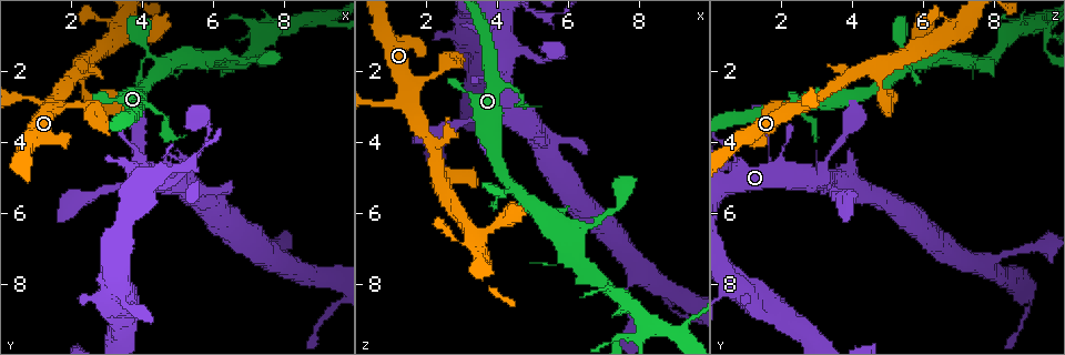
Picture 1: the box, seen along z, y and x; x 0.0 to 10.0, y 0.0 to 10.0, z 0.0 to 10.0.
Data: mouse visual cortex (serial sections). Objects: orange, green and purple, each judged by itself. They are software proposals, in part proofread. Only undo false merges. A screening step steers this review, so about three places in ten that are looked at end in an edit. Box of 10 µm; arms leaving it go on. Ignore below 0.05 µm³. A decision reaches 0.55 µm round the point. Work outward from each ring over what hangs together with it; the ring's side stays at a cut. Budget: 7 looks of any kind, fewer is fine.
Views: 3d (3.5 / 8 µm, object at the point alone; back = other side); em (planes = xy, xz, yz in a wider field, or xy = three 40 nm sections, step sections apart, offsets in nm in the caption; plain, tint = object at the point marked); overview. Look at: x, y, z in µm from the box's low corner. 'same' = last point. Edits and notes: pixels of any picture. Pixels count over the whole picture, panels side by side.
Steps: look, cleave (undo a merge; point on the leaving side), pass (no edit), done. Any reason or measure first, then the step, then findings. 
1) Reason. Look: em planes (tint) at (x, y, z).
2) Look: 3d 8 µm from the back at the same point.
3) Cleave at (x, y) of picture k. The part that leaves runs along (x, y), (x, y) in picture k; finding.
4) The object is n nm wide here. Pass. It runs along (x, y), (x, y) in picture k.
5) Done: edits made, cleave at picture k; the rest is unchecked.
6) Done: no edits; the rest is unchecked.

Thick turns thin. Look: 3d 8 µm at (4.00, 1.35, 5.35).

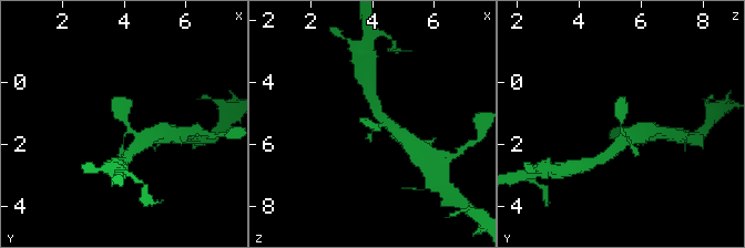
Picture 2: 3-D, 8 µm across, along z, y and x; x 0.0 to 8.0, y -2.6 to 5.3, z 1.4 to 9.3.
Look: em xy step 2 (tint) at the same point.

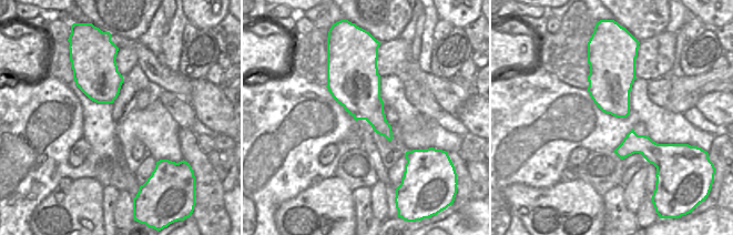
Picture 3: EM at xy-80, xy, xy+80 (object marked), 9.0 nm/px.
Pass. It runs along (139, 145), (111, 99) in picture 2; one cell here.

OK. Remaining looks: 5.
Sharp bend. Look: 3d 3.5 µm from the back at (8.20, 0.80, 9.10).

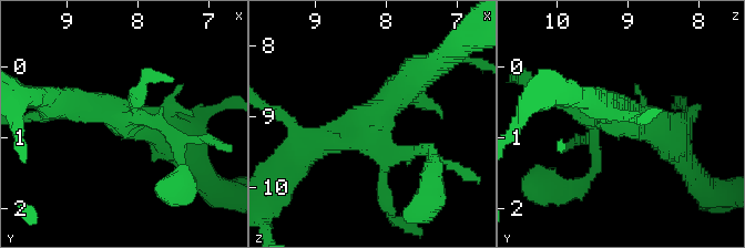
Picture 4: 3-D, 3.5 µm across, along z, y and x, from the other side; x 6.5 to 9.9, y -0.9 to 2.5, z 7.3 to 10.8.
Need the tissue. Look: em planes (tint) at (8.20, 0.75, 9.05).

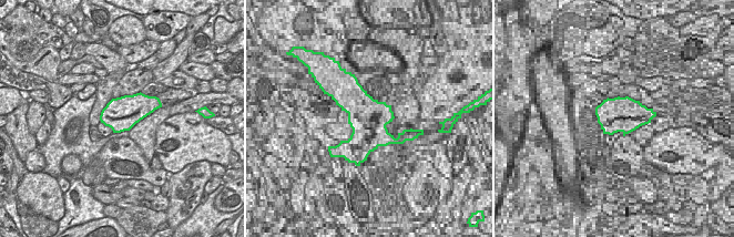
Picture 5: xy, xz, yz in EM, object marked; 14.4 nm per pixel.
Look: em xy step 2 (tint) at the same point.

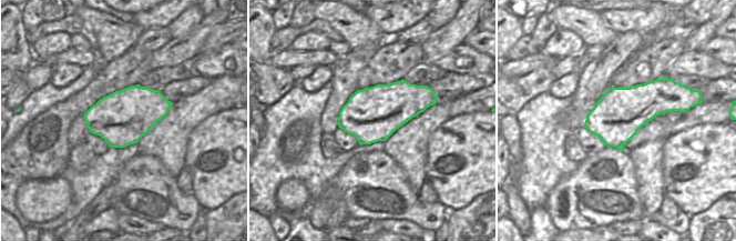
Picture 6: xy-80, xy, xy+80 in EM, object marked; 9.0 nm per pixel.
Pass. It runs along (421, 72), (374, 121), (302, 152) in picture 4; one cell here.

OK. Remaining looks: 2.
Two arms in line, one across. Look: 3d 3.5 µm at (7.75, 7.35, 7.95).

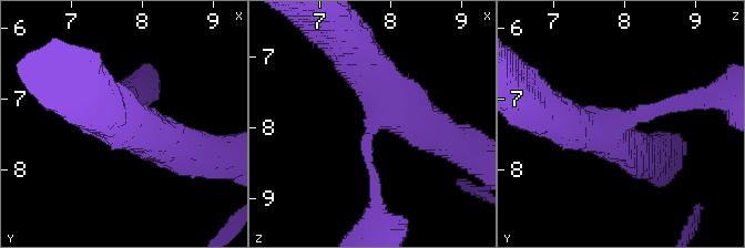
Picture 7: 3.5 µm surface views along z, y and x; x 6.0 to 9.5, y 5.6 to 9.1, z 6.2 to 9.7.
3 arms meet here; the arms are 150, 500, 600 nm wide; shape alone is not enough. Look: em planes (tint) at (7.75, 7.35, 7.90).

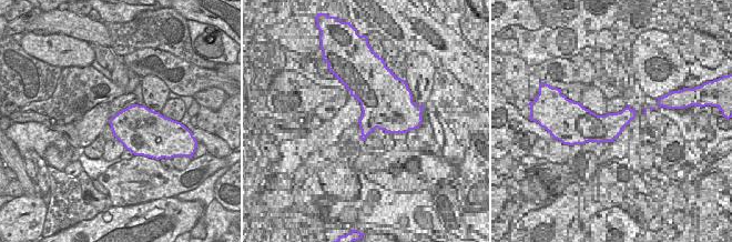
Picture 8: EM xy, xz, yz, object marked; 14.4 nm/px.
Pass. It runs along (351, 49), (396, 106), (450, 140) in picture 7; one cell here.

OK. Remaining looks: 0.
Done: no edits; the rest is unchecked.

